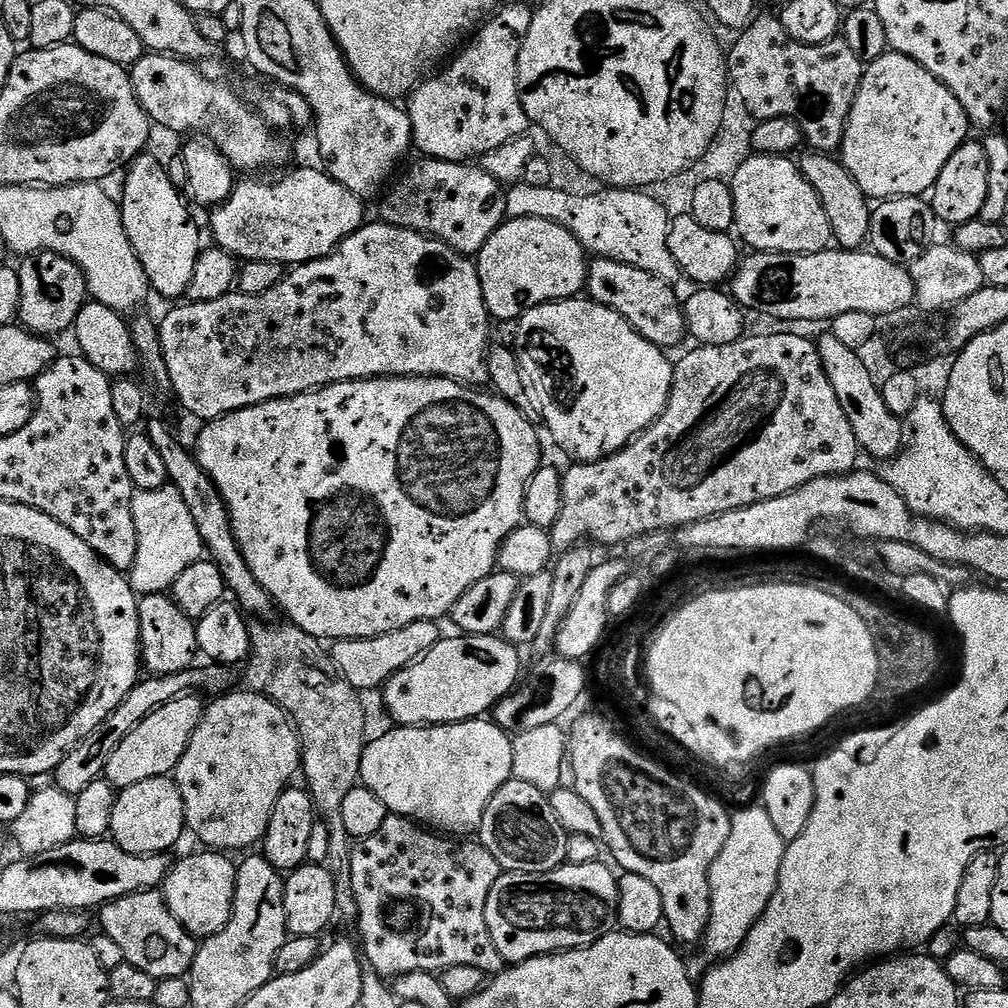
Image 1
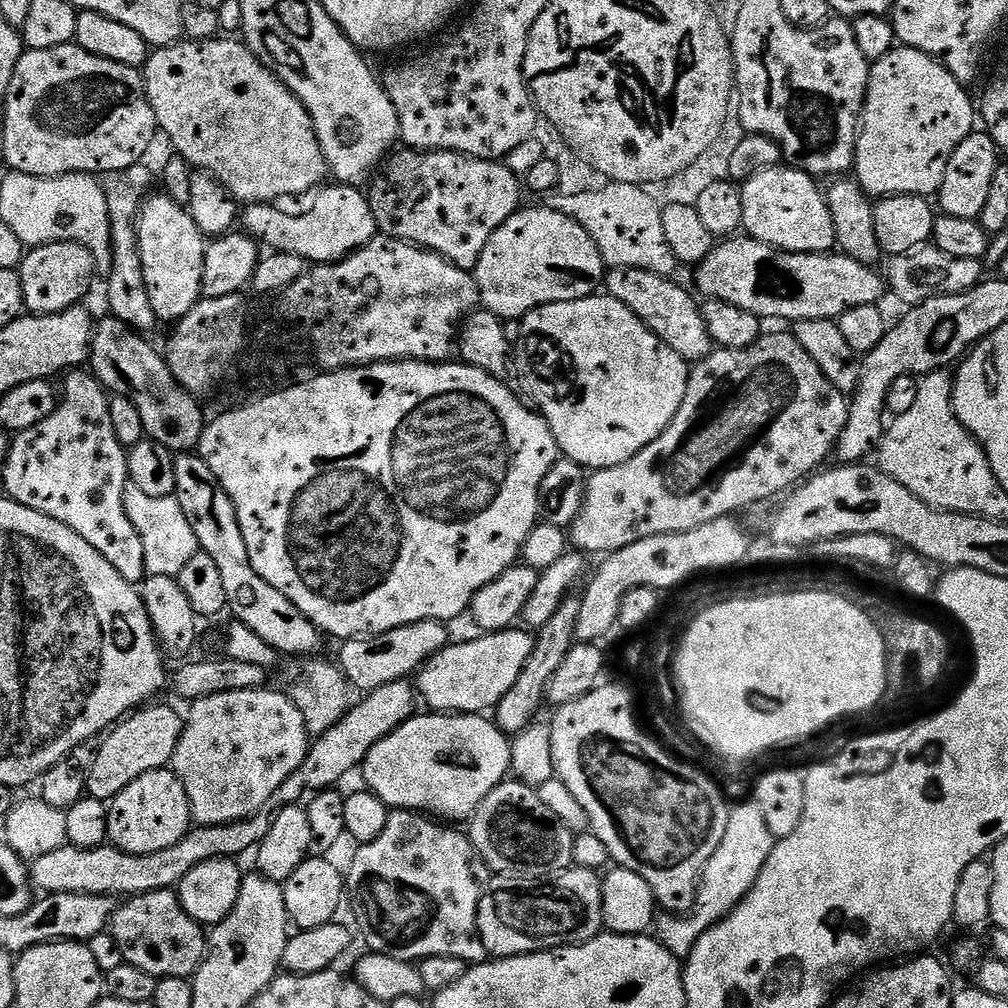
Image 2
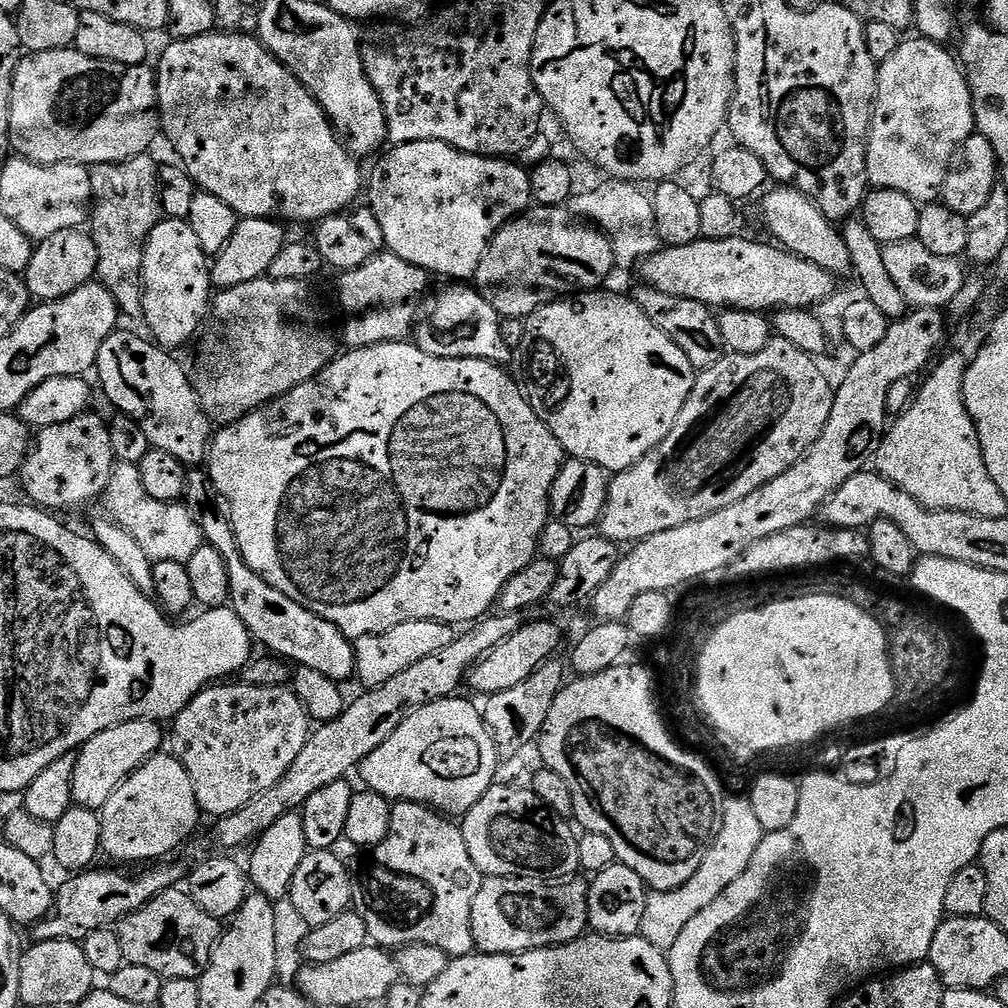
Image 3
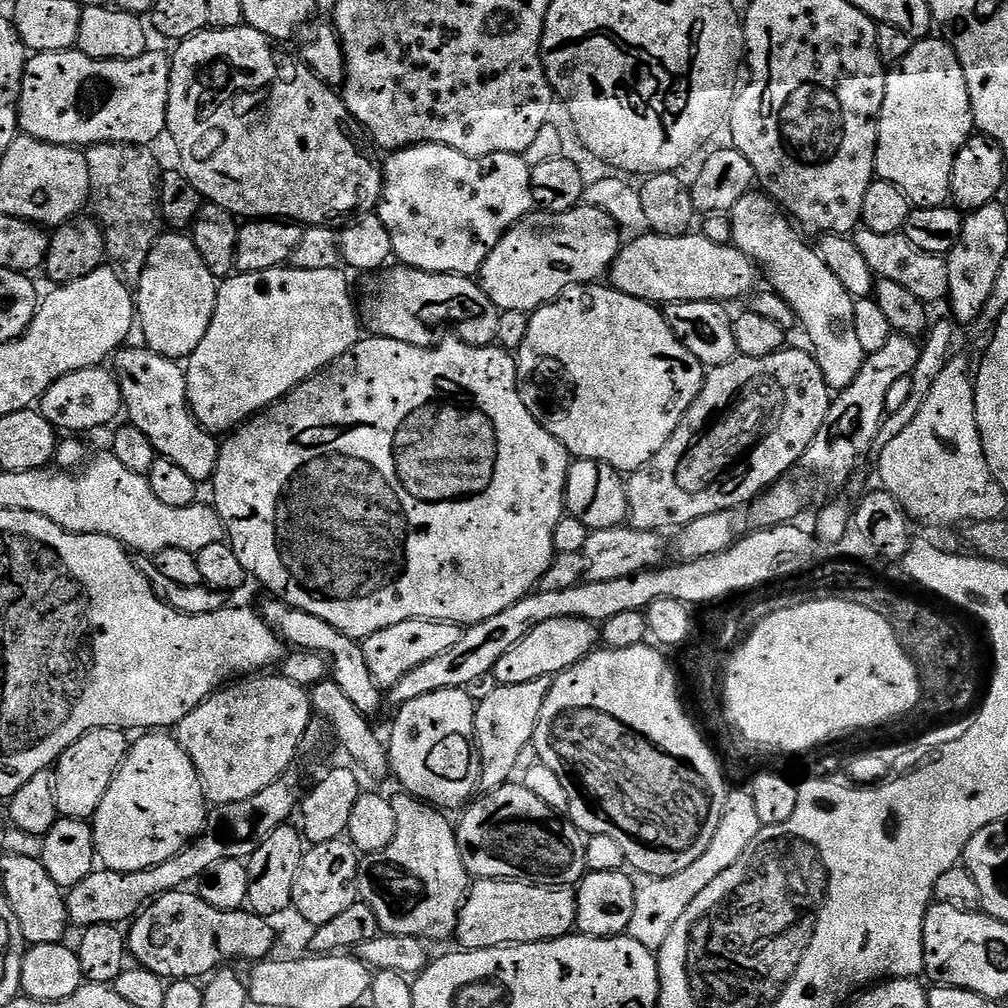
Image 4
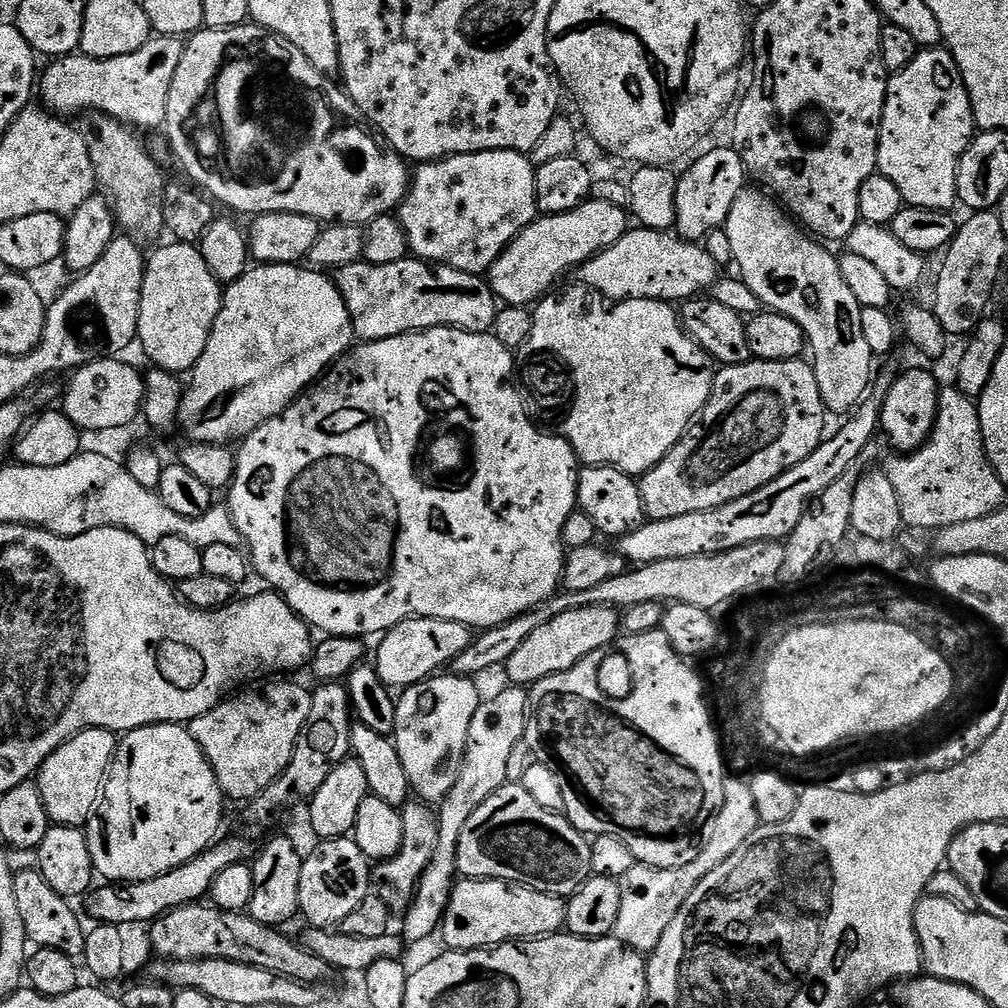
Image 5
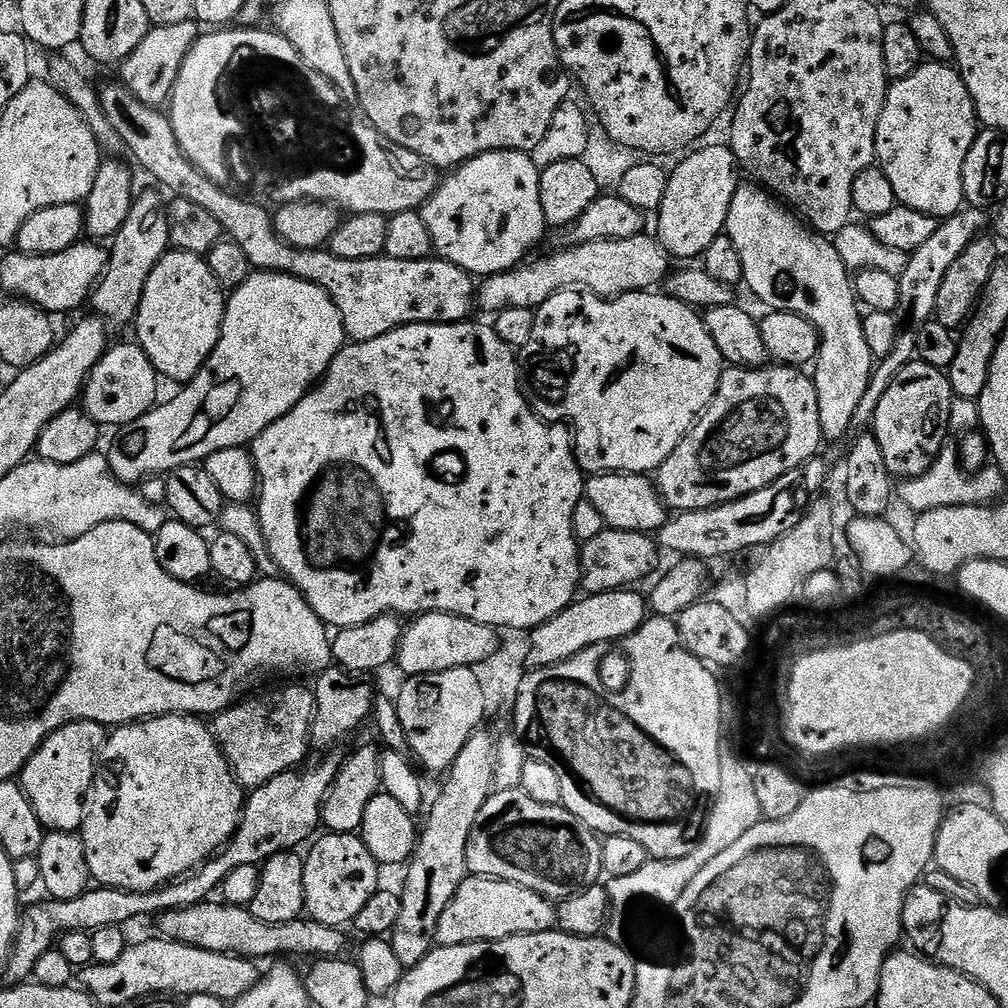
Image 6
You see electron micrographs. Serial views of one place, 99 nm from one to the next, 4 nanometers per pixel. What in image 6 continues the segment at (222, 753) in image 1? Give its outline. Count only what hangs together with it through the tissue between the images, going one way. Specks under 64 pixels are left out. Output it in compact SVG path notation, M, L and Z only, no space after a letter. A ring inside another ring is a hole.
M303 683L289 684L292 684L289 688L280 688L265 696L253 695L241 699L225 712L216 713L211 721L212 735L228 759L236 781L245 790L262 786L283 772L293 771L305 763L304 755L310 752L310 737L316 718L316 694L311 687L303 688L300 685Z

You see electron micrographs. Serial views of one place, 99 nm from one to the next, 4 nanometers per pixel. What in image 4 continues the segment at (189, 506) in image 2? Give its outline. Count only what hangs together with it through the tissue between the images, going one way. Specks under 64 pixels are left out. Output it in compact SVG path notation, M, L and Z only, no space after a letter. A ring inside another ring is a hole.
M268 598L262 607L262 615L269 626L276 629L285 645L301 652L318 652L330 661L331 679L342 688L347 698L354 702L354 706L364 717L375 718L386 704L385 693L374 682L374 674L370 674L370 666L366 666L366 654L357 641L351 640L346 634L334 630L330 622L322 622L322 618L314 618L314 614L306 614L297 608L291 608L283 600Z

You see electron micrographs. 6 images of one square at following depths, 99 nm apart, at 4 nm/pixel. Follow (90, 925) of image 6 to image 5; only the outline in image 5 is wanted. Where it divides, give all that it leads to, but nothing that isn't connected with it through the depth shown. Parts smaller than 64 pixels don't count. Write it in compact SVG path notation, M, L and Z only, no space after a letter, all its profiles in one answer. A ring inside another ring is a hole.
M226 836L217 839L212 847L204 852L199 852L190 862L166 874L158 874L158 878L150 878L133 884L121 883L119 887L104 886L108 888L100 889L97 887L86 900L88 912L94 918L93 921L117 926L125 926L124 924L148 926L153 920L158 920L168 912L173 912L175 908L203 901L212 891L214 878L218 878L222 870L235 864L248 864L258 851L257 845L252 845L244 836Z

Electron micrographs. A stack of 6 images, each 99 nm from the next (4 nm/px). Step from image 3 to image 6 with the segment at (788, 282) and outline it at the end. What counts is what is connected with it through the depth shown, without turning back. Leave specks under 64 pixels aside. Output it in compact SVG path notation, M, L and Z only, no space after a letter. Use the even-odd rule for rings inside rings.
M648 235L568 246L565 252L556 252L545 260L538 260L534 264L525 262L510 272L487 277L478 288L479 307L484 307L489 314L514 306L535 310L542 302L567 288L592 292L595 296L605 298L655 289L663 285L670 275L670 257L659 239L655 235Z

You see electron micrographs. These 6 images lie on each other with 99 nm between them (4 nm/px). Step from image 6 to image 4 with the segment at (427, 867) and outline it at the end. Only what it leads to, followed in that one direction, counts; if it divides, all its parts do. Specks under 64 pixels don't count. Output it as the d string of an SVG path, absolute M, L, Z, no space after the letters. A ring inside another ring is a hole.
M549 677L534 678L534 682L522 682L521 684L502 684L493 687L493 692L476 705L476 738L475 747L480 757L480 783L481 793L492 791L493 788L501 788L503 784L511 781L511 771L514 762L522 757L522 750L527 743L532 742L534 730L538 726L538 714L542 714L542 702L546 702L546 694L550 690L552 680Z

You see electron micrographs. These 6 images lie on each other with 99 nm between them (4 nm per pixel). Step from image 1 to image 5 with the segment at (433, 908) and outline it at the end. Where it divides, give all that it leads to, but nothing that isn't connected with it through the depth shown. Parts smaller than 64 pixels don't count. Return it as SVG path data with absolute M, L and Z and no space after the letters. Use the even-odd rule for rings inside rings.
M408 802L404 804L400 817L402 818L402 846L398 854L389 860L381 860L371 869L374 894L386 902L386 906L394 914L403 914L408 911L412 899L416 897L416 888L420 885L422 874L426 866L434 858L434 850L438 850L438 822L439 815L432 812L427 803Z

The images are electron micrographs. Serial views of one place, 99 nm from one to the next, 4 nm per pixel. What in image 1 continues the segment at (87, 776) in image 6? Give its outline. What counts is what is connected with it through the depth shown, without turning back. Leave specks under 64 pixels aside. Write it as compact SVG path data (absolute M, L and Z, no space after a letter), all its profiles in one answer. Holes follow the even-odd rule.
M196 694L180 696L177 700L166 702L166 706L154 710L154 714L142 718L142 722L138 722L138 726L134 726L134 730L130 730L130 734L126 734L126 738L122 738L118 750L114 750L114 754L110 754L110 762L106 762L103 779L109 780L113 788L123 790L130 786L138 786L138 782L146 782L146 778L171 777L176 771L182 754L186 754L186 746L190 746L190 738L194 734L194 730L198 730L198 722L204 717L206 704L200 699L201 697Z

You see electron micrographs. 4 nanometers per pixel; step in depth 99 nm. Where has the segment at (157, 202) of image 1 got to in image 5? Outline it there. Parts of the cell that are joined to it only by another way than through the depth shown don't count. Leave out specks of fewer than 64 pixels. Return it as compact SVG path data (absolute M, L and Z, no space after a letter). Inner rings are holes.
M168 242L165 248L149 255L142 282L142 302L138 318L138 344L162 372L191 373L202 358L210 330L220 313L222 286L210 274L210 266L194 244Z

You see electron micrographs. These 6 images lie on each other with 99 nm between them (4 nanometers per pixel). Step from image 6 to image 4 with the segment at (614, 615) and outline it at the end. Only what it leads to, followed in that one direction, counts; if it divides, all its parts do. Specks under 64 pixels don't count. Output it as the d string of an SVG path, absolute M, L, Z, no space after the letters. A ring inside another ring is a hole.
M554 618L551 622L542 622L542 626L534 626L522 642L503 657L498 658L498 666L494 673L495 683L521 684L534 682L534 678L543 676L555 678L560 672L565 672L570 666L584 660L597 647L598 628L593 621L582 618Z

